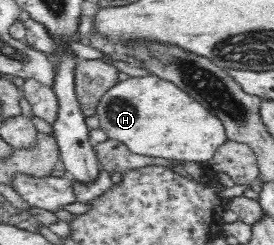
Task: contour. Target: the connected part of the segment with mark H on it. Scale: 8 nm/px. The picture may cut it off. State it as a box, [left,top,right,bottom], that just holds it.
[96,74,228,162]

